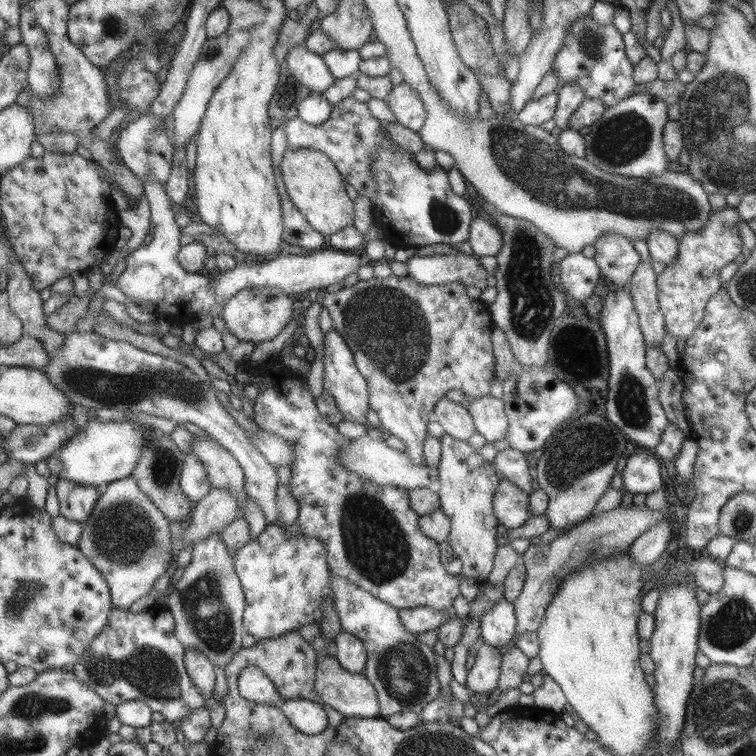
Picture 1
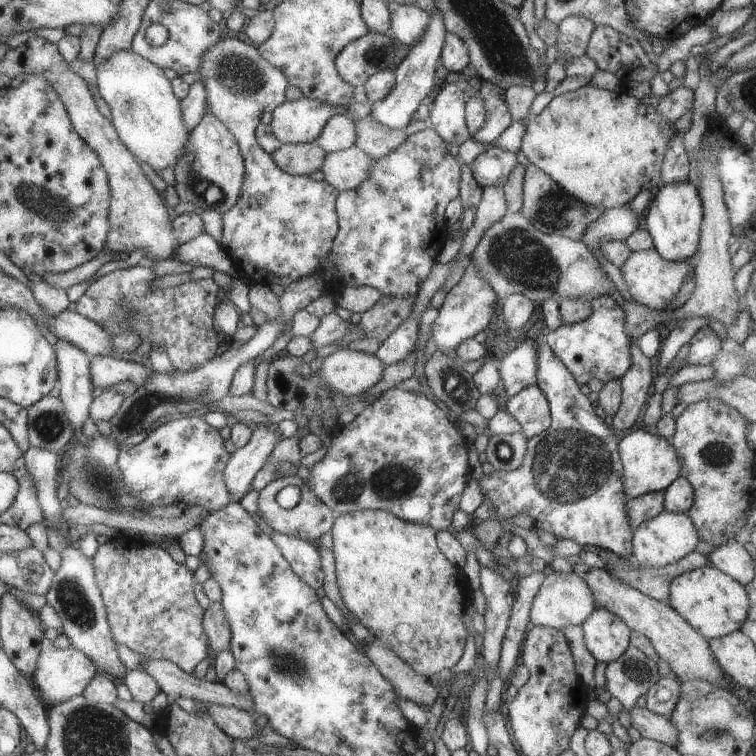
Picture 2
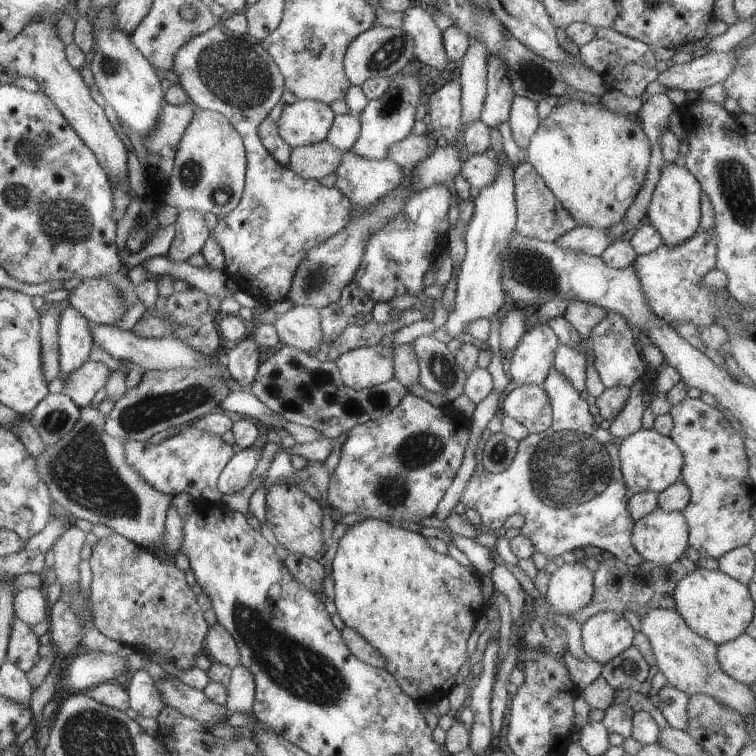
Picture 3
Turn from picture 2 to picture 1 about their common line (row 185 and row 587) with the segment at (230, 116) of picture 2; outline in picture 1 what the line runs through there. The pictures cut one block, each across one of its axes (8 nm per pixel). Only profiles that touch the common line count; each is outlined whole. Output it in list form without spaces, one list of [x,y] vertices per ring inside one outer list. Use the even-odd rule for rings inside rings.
[[[270,524],[233,554],[234,569],[246,597],[243,624],[257,641],[288,631],[300,632],[304,625],[320,626],[324,596],[329,596],[336,607],[326,545],[318,537],[293,535],[283,531],[280,524]]]

